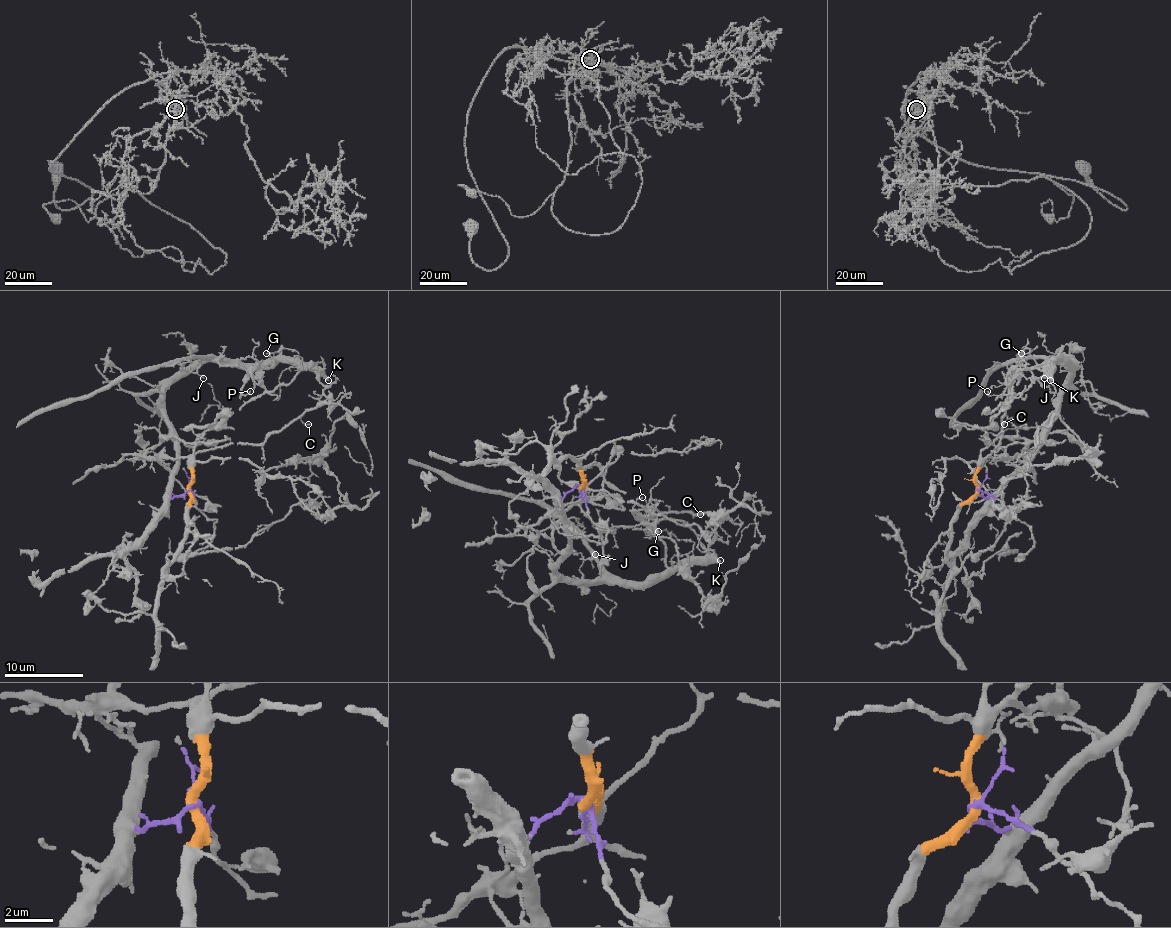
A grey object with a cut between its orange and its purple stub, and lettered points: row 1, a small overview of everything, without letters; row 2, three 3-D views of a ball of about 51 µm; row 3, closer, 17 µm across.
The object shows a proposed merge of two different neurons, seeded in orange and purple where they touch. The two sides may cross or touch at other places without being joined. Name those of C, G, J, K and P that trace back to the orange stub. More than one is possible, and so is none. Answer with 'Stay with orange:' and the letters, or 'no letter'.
Stay with orange: C

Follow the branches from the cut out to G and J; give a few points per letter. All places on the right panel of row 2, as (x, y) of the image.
G: (976, 489), (992, 495), (1028, 460), (1069, 382), (1069, 361), (1040, 367), (1030, 349), (1022, 353)
J: (976, 489), (992, 495), (1028, 460), (1056, 410), (1058, 394), (1069, 382), (1069, 363), (1052, 357), (1044, 378)

